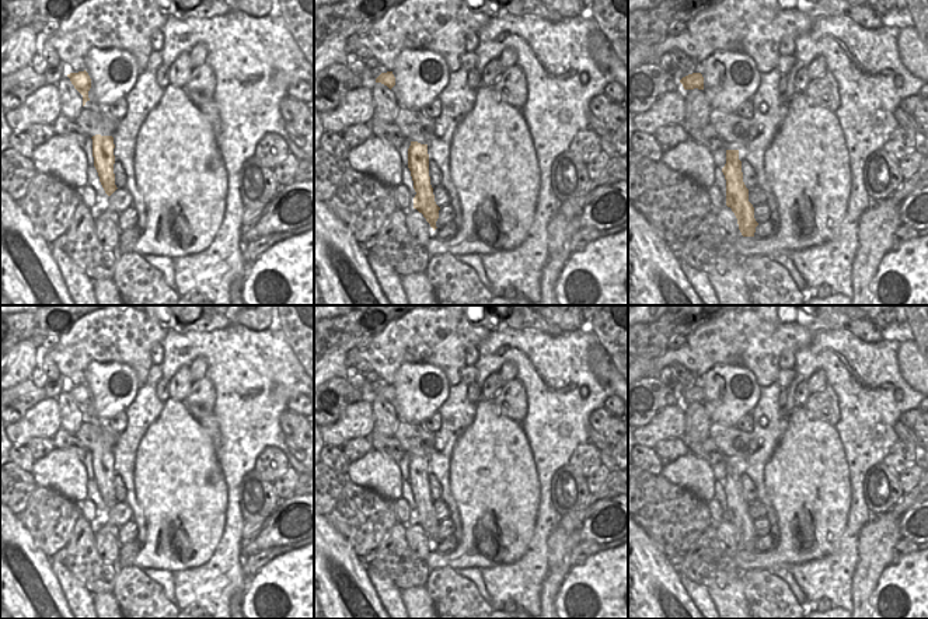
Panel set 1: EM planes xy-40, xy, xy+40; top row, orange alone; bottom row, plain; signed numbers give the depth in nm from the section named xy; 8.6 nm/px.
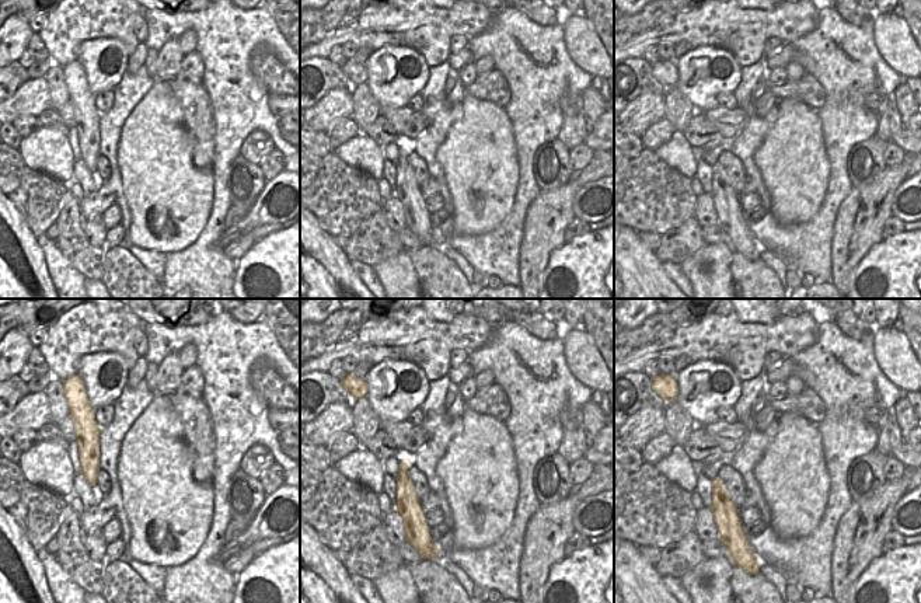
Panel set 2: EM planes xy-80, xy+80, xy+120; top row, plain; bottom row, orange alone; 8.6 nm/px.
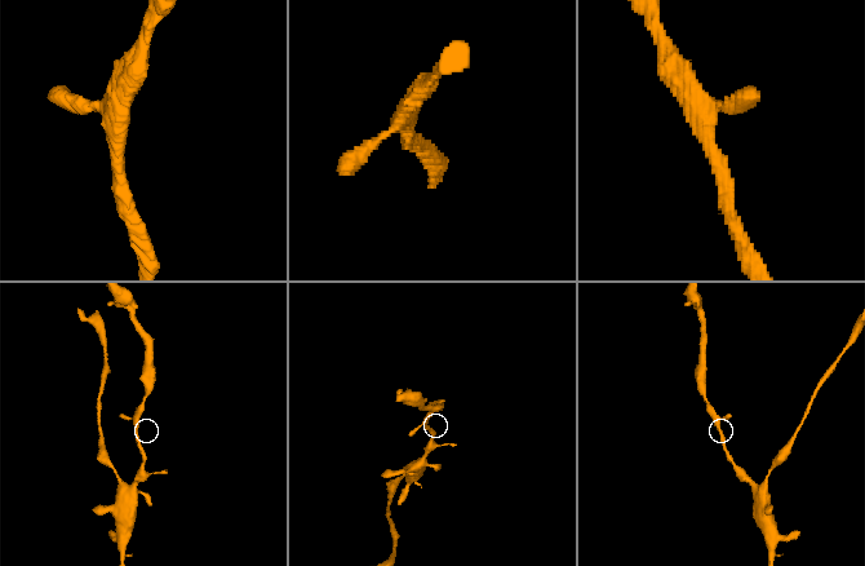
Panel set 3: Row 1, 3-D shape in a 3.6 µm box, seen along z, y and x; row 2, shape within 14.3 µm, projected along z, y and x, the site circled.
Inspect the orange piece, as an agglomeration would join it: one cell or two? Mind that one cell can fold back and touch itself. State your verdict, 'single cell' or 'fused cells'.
single cell

